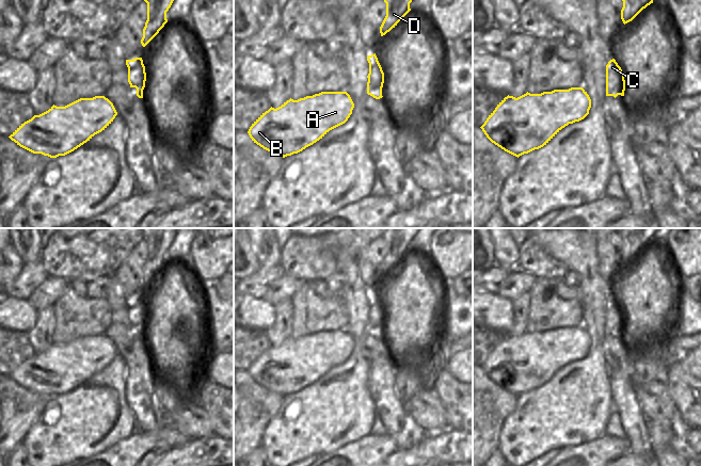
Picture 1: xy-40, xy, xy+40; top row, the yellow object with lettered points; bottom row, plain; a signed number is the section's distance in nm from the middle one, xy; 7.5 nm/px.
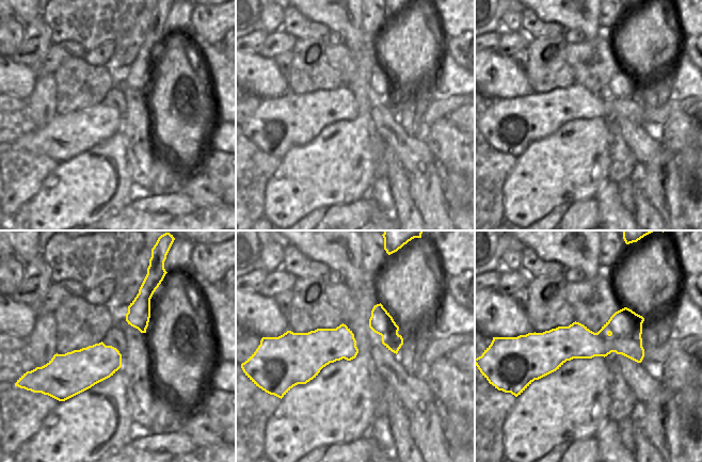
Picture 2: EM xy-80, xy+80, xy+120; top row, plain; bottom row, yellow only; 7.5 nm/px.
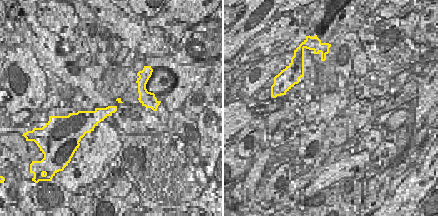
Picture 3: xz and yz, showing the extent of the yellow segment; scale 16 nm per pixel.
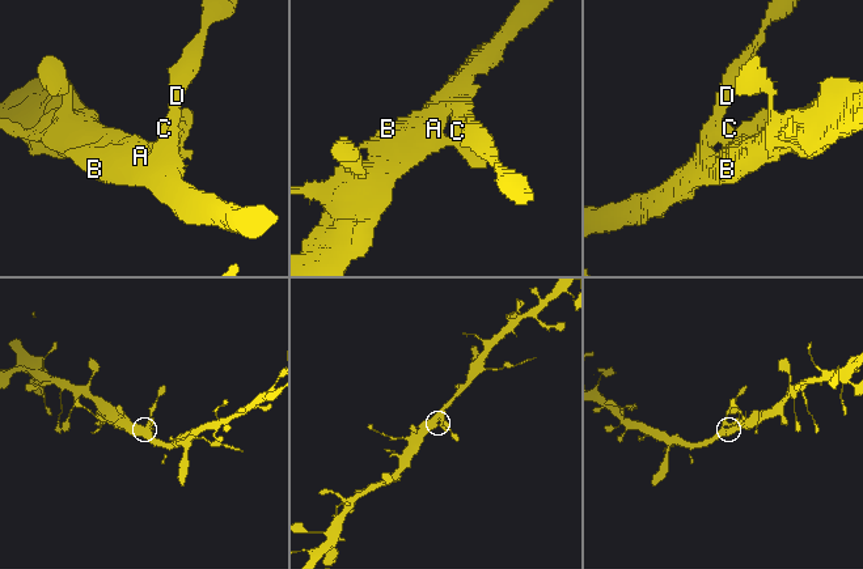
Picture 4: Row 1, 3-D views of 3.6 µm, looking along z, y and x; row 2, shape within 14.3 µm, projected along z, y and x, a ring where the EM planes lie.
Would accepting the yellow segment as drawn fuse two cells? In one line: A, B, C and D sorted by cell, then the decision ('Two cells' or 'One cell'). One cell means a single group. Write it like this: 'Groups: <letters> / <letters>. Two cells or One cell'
Groups: A B C D. One cell.

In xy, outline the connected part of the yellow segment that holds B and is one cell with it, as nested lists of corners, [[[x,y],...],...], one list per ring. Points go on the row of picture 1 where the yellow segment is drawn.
[[[321,92],[298,100],[289,99],[281,107],[270,108],[250,127],[252,141],[264,149],[283,158],[298,154],[322,139],[330,130],[345,124],[354,103],[347,92]]]

